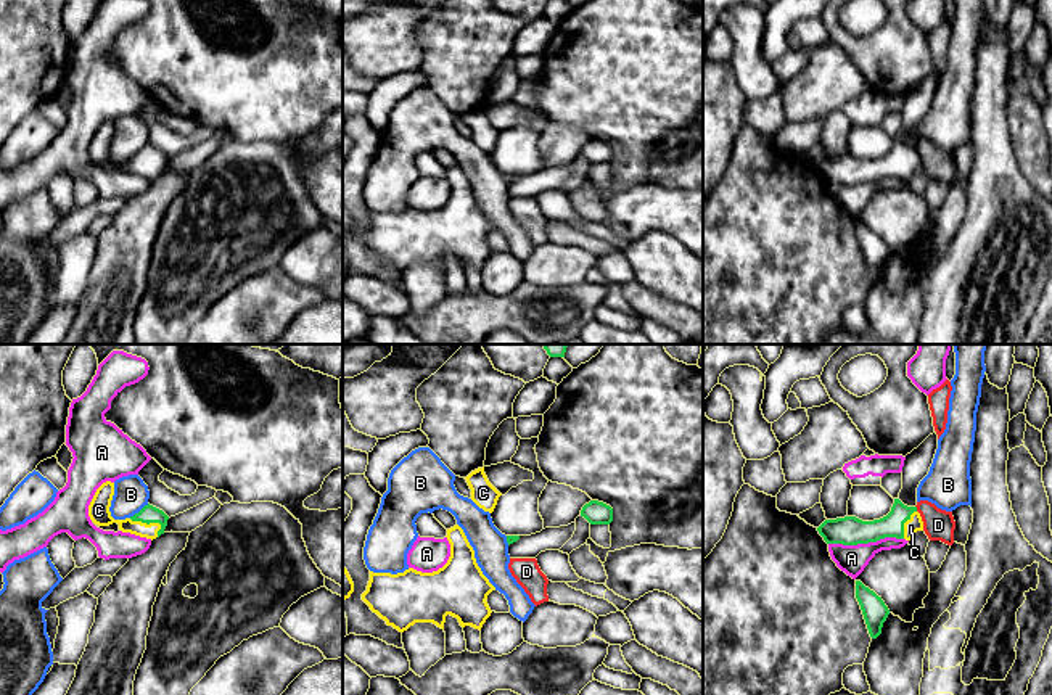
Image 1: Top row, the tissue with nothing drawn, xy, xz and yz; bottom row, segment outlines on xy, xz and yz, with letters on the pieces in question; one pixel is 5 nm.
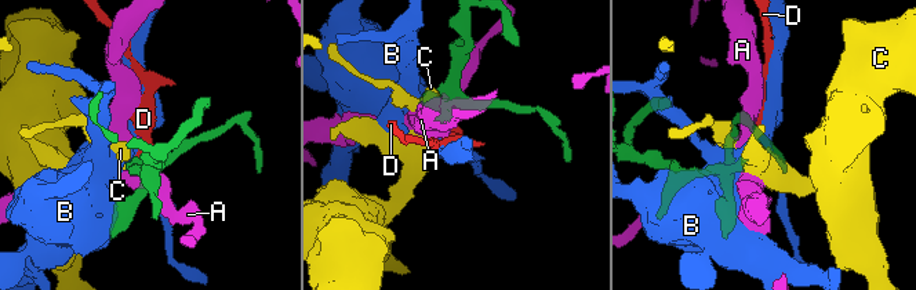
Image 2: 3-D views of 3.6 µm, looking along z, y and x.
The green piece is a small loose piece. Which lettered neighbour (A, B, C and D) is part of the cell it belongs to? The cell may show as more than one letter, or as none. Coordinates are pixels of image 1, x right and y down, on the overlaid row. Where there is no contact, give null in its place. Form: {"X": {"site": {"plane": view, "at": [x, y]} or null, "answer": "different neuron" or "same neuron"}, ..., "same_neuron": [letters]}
{"A": {"site": {"plane": "yz", "at": [866, 542]}, "answer": "different neuron"}, "B": {"site": {"plane": "xy", "at": [140, 510]}, "answer": "different neuron"}, "C": {"site": {"plane": "xy", "at": [150, 522]}, "answer": "same neuron"}, "D": {"site": {"plane": "yz", "at": [916, 509]}, "answer": "different neuron"}, "same_neuron": ["C"]}

